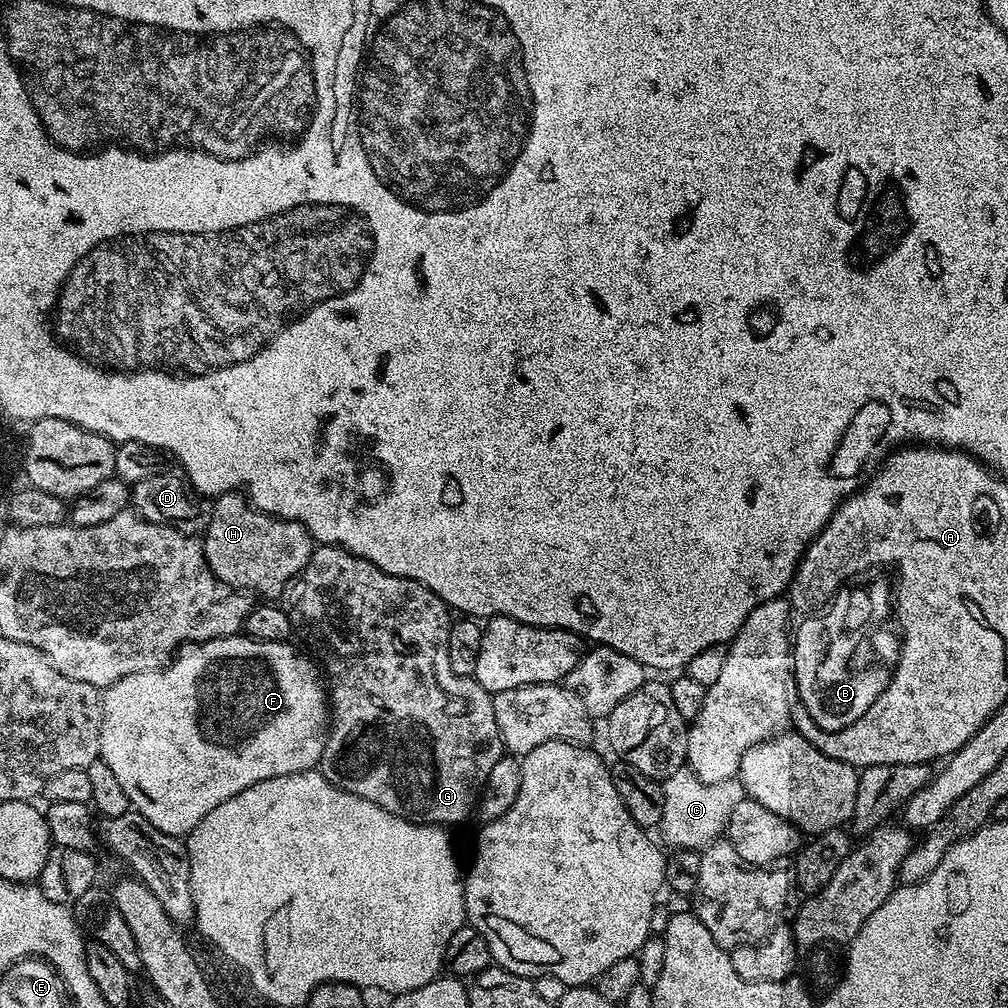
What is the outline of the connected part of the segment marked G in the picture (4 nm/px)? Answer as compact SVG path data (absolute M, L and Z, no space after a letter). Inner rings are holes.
M321 544L313 547L312 557L306 562L304 569L297 574L291 584L285 587L282 607L286 618L290 618L295 639L297 641L300 639L299 643L318 661L326 677L327 691L330 693L328 741L324 744L324 753L318 765L323 776L335 788L346 790L358 798L366 798L366 802L374 802L382 806L382 810L401 816L403 820L413 820L416 824L449 826L448 824L462 823L471 812L473 815L478 793L484 787L484 779L488 777L490 770L494 770L494 762L498 762L501 756L505 755L506 749L500 737L498 722L494 718L490 693L472 676L459 676L450 670L450 656L446 654L446 642L452 620L450 609L444 600L438 598L438 594L434 594L418 581L386 574L386 570L374 566L374 562L347 552L339 544Z

